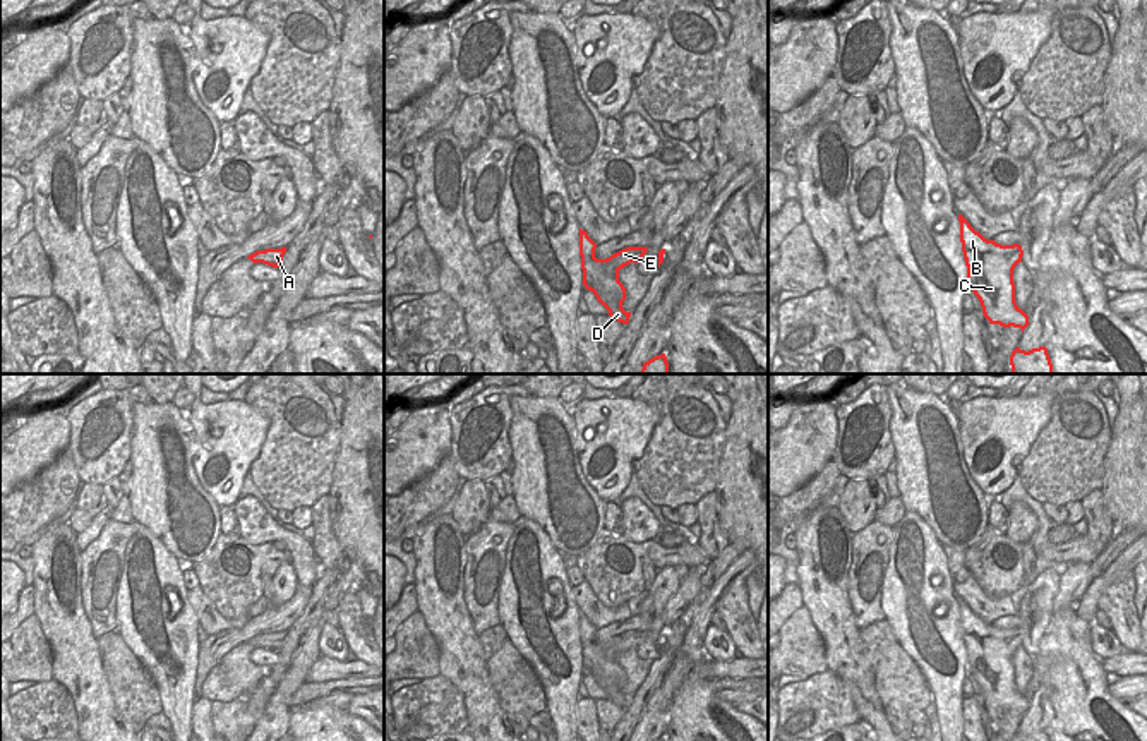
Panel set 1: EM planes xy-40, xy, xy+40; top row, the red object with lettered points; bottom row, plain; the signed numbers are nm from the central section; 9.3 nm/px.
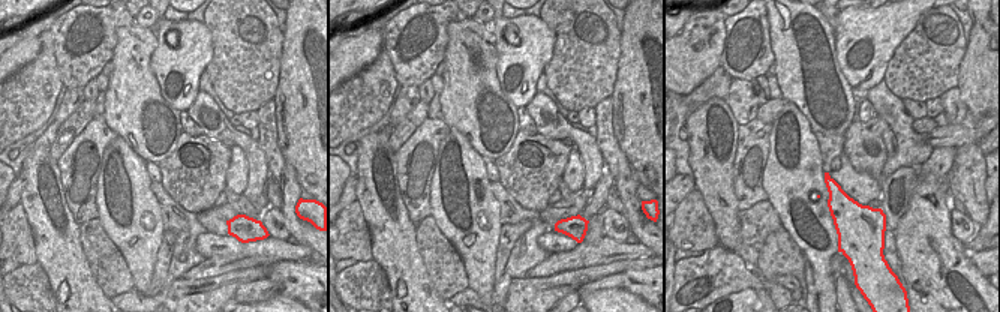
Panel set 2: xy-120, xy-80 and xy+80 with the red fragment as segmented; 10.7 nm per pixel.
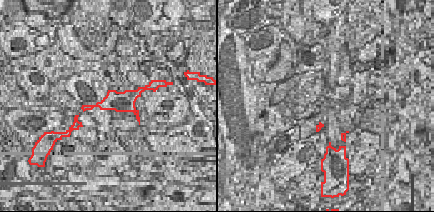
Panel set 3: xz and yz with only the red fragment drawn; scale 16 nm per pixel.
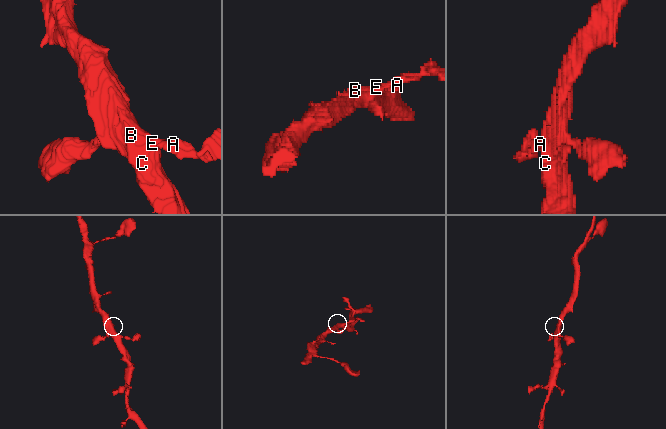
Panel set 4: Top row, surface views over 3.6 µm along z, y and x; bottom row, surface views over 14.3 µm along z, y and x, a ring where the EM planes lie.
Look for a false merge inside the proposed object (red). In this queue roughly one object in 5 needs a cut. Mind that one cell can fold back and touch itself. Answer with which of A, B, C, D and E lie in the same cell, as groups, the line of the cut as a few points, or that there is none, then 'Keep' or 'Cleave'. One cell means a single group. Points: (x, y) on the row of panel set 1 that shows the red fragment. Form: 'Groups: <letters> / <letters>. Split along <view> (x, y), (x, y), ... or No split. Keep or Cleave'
Groups: A B C D E. No split. Keep.

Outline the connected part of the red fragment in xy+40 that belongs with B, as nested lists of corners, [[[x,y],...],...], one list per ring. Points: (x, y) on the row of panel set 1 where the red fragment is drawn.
[[[958,214],[960,242],[967,266],[967,290],[979,298],[989,324],[1029,326],[1029,316],[1015,302],[1013,269],[1022,262],[1022,245],[1001,245],[984,238]]]

